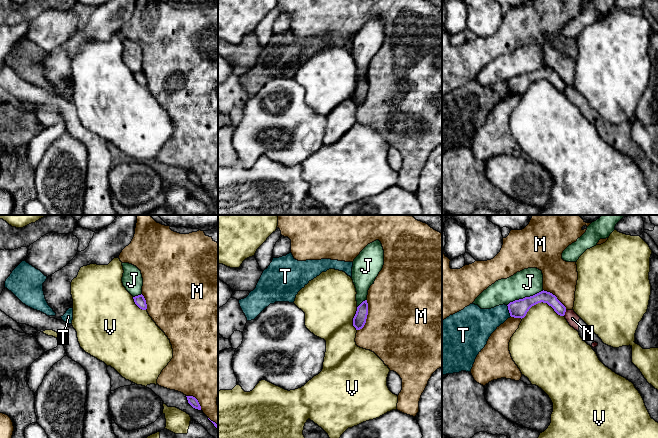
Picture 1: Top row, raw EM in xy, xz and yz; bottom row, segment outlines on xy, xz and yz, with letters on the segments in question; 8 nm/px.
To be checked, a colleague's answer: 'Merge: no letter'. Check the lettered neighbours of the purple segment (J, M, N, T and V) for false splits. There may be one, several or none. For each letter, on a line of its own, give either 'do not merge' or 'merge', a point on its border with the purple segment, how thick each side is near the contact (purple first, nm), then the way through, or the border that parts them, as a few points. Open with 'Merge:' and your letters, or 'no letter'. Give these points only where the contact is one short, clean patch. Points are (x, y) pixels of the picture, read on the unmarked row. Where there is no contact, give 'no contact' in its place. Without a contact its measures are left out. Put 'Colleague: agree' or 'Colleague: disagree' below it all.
Merge: no letter
J: do not merge | yz (525, 73) | 140/220 nm | along yz (543, 66), (515, 75), (507, 81)
M: do not merge | xz (366, 92) | 110/480 nm
N: do not merge | yz (564, 89) | 100/100 nm
T: do not merge | yz (509, 87) | 140/240 nm | along yz (506, 81), (511, 92)
V: do not merge | yz (541, 77) | 140/380 nm
Colleague: agree

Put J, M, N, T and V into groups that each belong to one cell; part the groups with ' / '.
J / M N / T / V

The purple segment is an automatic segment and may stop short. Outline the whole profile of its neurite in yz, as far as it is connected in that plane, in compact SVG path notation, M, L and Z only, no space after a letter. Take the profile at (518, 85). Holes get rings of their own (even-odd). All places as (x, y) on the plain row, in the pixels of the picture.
M544 66L533 72L510 78L507 82L511 93L522 95L526 92L532 82L541 78L547 79L551 82L558 91L565 91L566 83L557 75L555 71Z

